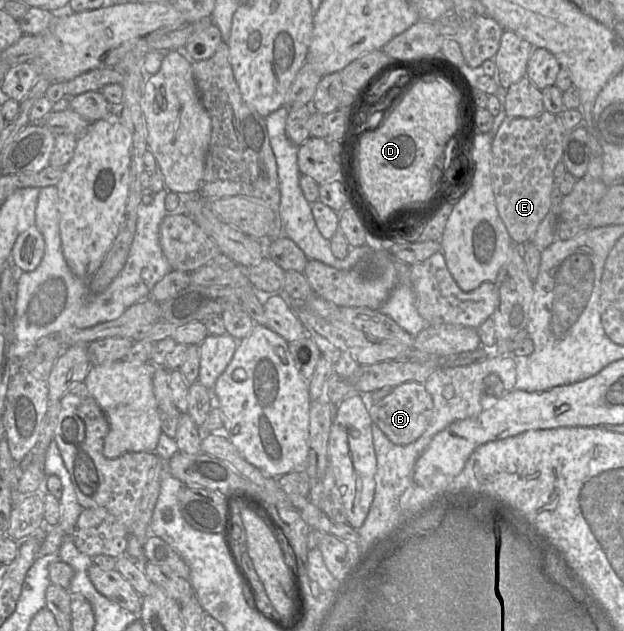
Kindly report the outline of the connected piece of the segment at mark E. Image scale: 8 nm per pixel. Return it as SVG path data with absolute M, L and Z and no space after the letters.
M547 111L531 117L506 117L492 142L492 186L498 214L512 241L522 246L530 279L538 276L541 251L530 241L552 209L554 169L562 160L566 130L560 116Z

